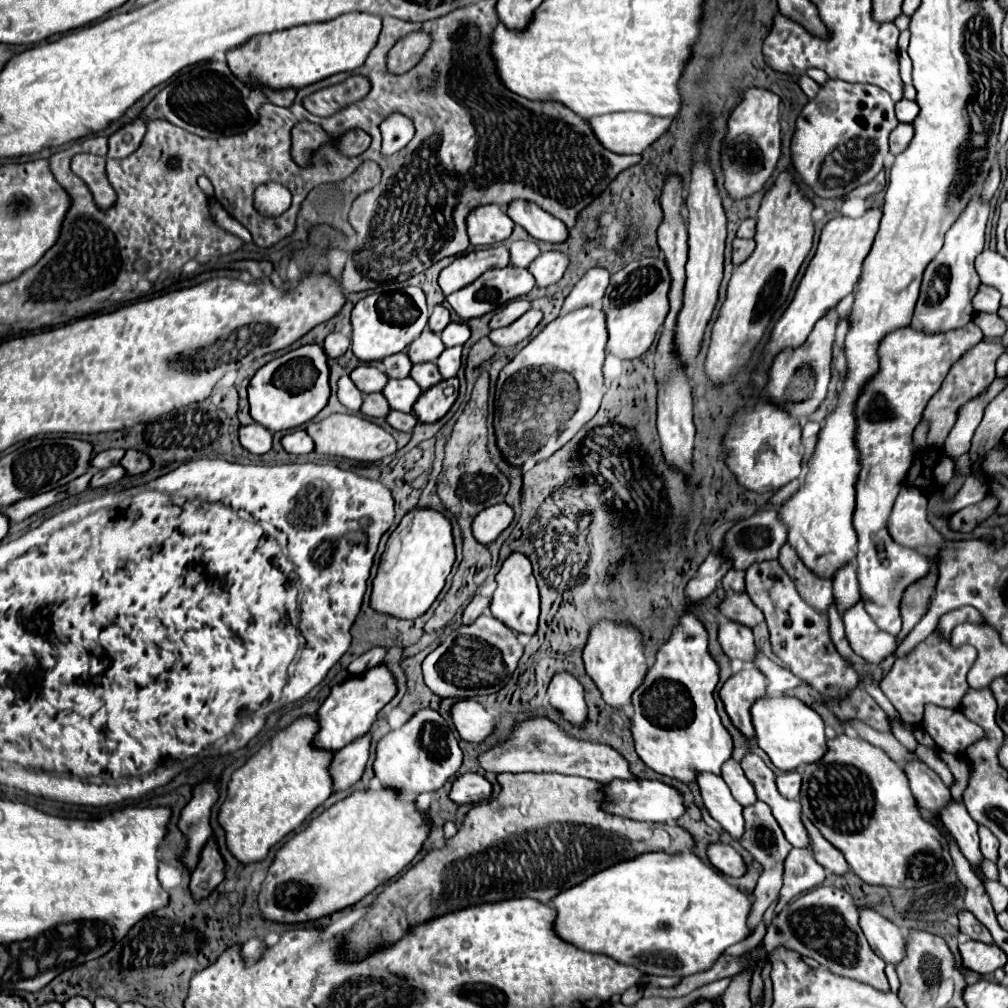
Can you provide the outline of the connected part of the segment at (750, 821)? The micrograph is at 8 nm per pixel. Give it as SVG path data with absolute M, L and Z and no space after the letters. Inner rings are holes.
M756 801L754 805L744 807L742 811L744 815L744 835L740 837L740 845L754 857L754 861L760 863L762 873L758 879L758 885L754 889L754 907L752 907L752 917L748 919L748 925L752 925L752 929L756 929L756 925L762 921L764 911L768 909L768 905L778 897L780 889L782 889L782 873L784 873L784 859L790 853L792 845L786 841L778 821L772 817L772 811L768 809L768 805L764 805L762 801Z

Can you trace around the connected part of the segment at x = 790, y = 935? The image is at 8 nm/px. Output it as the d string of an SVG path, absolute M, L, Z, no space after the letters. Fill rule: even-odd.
M820 885L796 897L788 903L768 925L762 949L774 951L778 947L786 947L798 951L800 955L816 959L822 967L832 969L836 975L852 977L856 981L864 981L876 989L890 989L884 973L884 961L870 949L860 925L858 925L858 907L848 891L838 887ZM796 939L796 941L788 941Z

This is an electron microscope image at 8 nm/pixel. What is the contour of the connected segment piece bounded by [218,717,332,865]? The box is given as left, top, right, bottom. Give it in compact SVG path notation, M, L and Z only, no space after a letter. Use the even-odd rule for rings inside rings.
M312 717L294 721L232 773L228 797L218 813L218 823L226 833L228 851L240 863L262 861L276 843L298 829L304 819L330 797L332 783L328 765L332 753L316 751L312 747L316 729L318 723Z

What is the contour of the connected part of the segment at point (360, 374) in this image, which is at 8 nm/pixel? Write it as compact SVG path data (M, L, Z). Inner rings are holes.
M360 365L350 373L350 379L354 381L354 385L362 391L362 393L374 393L374 391L382 391L384 385L388 383L388 377L378 371L372 365Z

